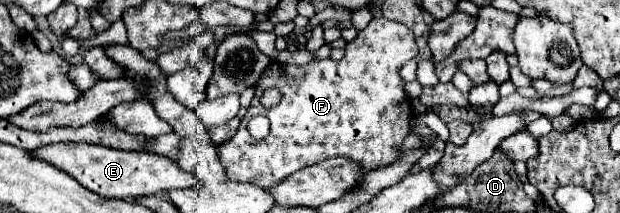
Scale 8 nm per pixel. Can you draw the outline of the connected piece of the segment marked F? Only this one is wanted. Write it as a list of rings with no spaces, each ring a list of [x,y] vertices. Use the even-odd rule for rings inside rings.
[[[380,16],[372,18],[372,22],[346,44],[346,54],[338,62],[330,58],[310,62],[306,64],[306,74],[300,68],[296,70],[296,66],[274,64],[258,80],[256,96],[238,132],[216,146],[226,176],[268,190],[280,184],[288,174],[334,156],[360,162],[364,174],[394,162],[402,154],[396,144],[412,132],[412,106],[404,94],[404,82],[398,70],[416,56],[418,46],[412,30]],[[268,88],[276,88],[282,94],[280,104],[274,108],[264,108],[260,104]],[[256,114],[266,114],[270,118],[272,128],[264,140],[252,138],[246,130],[246,122]]]

